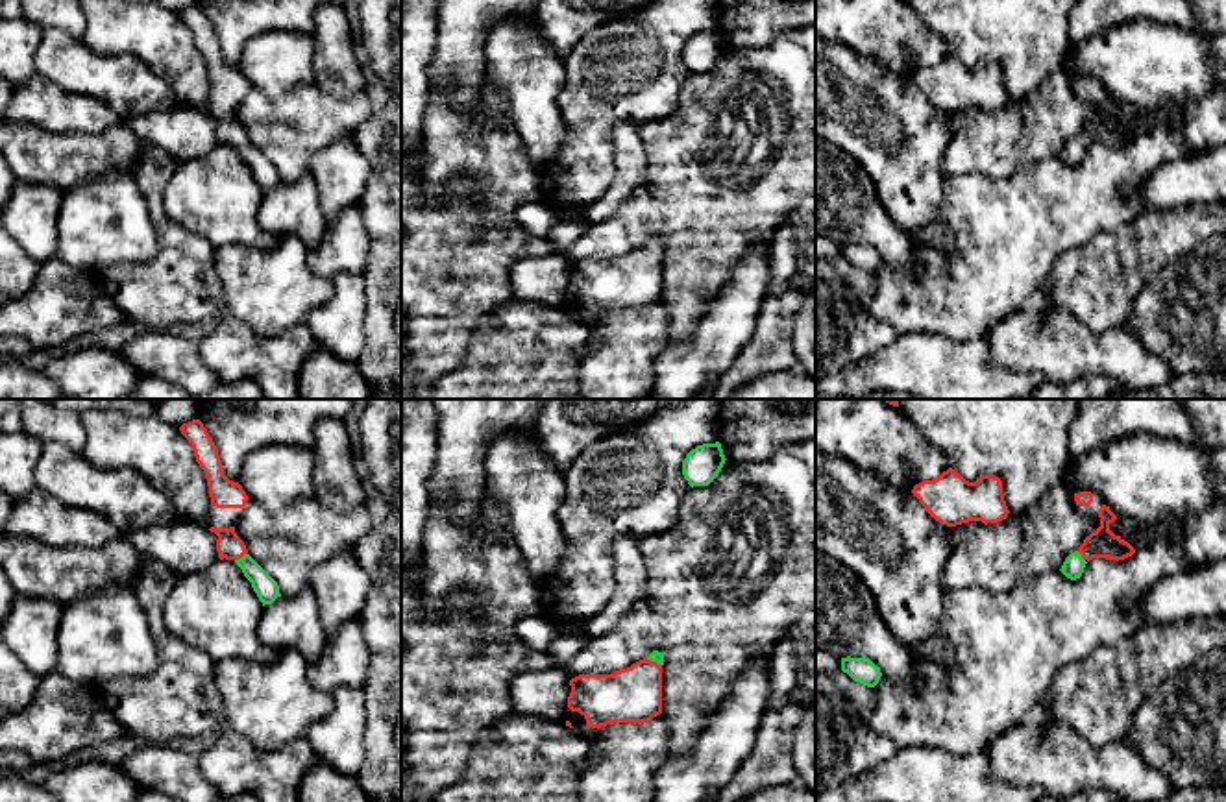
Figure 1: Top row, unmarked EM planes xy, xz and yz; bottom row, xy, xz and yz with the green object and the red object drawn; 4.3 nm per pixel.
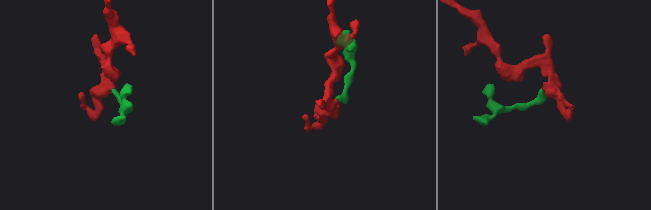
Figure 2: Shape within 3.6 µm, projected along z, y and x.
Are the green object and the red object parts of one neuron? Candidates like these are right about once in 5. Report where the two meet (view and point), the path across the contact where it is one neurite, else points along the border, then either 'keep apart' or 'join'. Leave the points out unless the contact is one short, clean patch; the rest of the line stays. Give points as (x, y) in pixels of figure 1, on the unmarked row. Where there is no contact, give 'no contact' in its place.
meets green in xy at (243, 143); runs through xy (265, 172), (243, 143), (230, 132); join

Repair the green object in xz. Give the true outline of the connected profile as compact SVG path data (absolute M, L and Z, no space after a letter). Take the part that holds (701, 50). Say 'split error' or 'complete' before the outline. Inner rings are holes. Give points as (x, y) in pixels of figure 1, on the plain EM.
complete; M703 30L692 35L682 46L682 61L688 70L708 72L725 50L721 30Z

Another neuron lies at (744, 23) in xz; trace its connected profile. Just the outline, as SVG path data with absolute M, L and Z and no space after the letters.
M719 0L727 46L762 48L775 37L815 24L815 0Z

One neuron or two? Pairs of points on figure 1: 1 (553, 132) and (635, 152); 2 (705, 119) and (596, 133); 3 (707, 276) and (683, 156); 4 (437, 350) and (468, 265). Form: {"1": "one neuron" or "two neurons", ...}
{"1": "two neurons", "2": "two neurons", "3": "one neuron", "4": "one neuron"}

